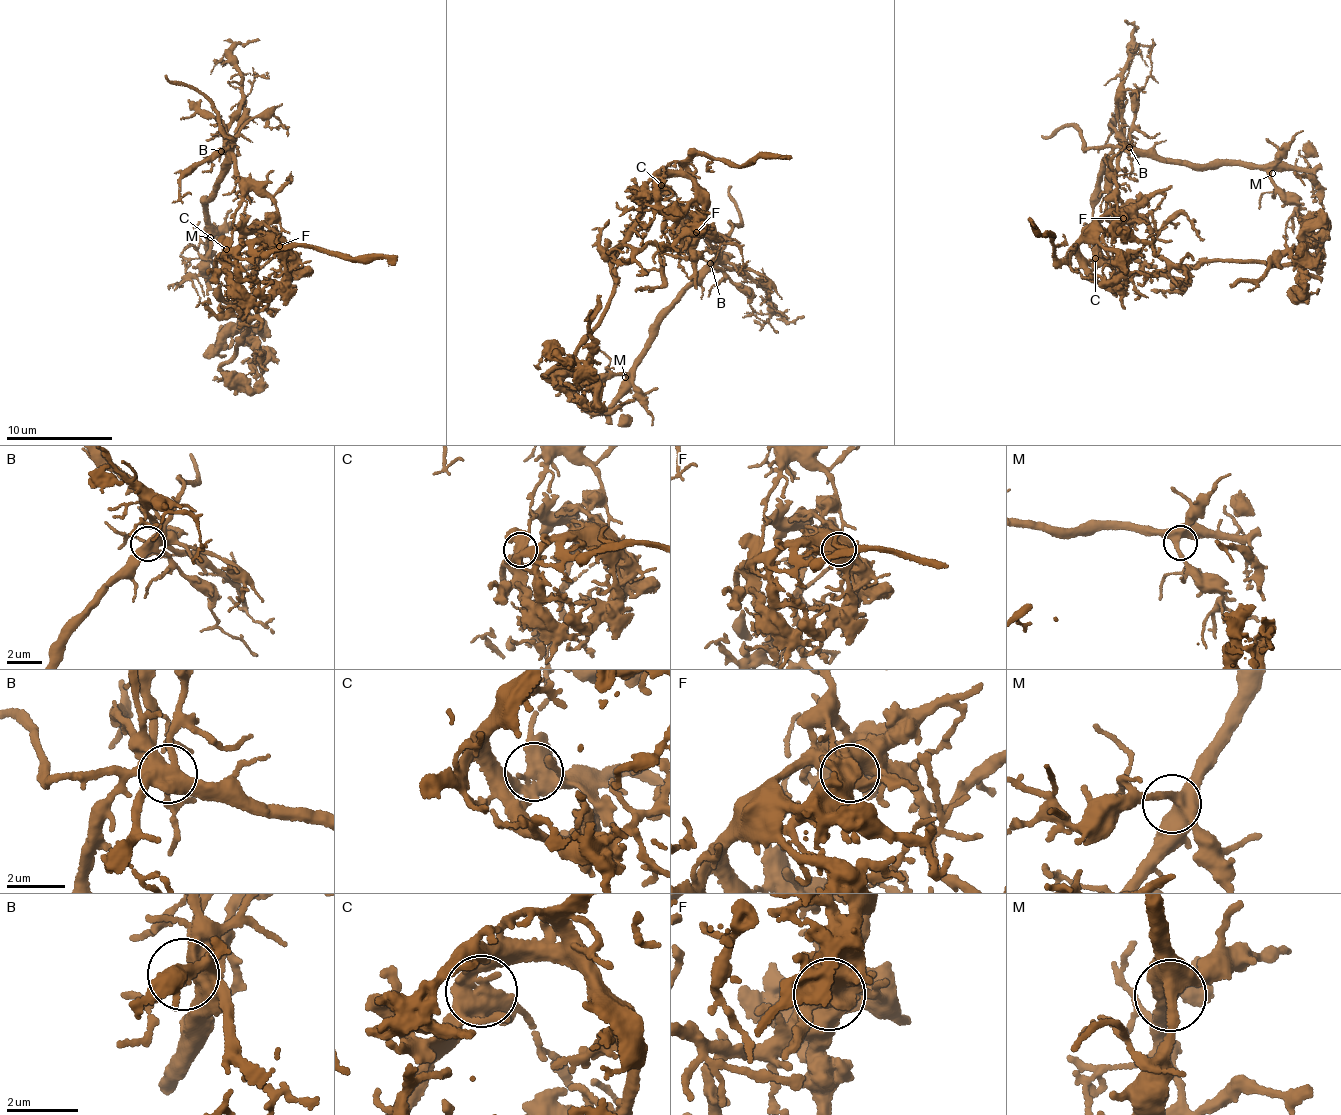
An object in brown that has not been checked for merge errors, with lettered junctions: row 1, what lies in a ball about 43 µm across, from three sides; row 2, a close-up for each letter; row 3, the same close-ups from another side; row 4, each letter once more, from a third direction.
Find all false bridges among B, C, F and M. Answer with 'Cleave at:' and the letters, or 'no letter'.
Cleave at: C, F

